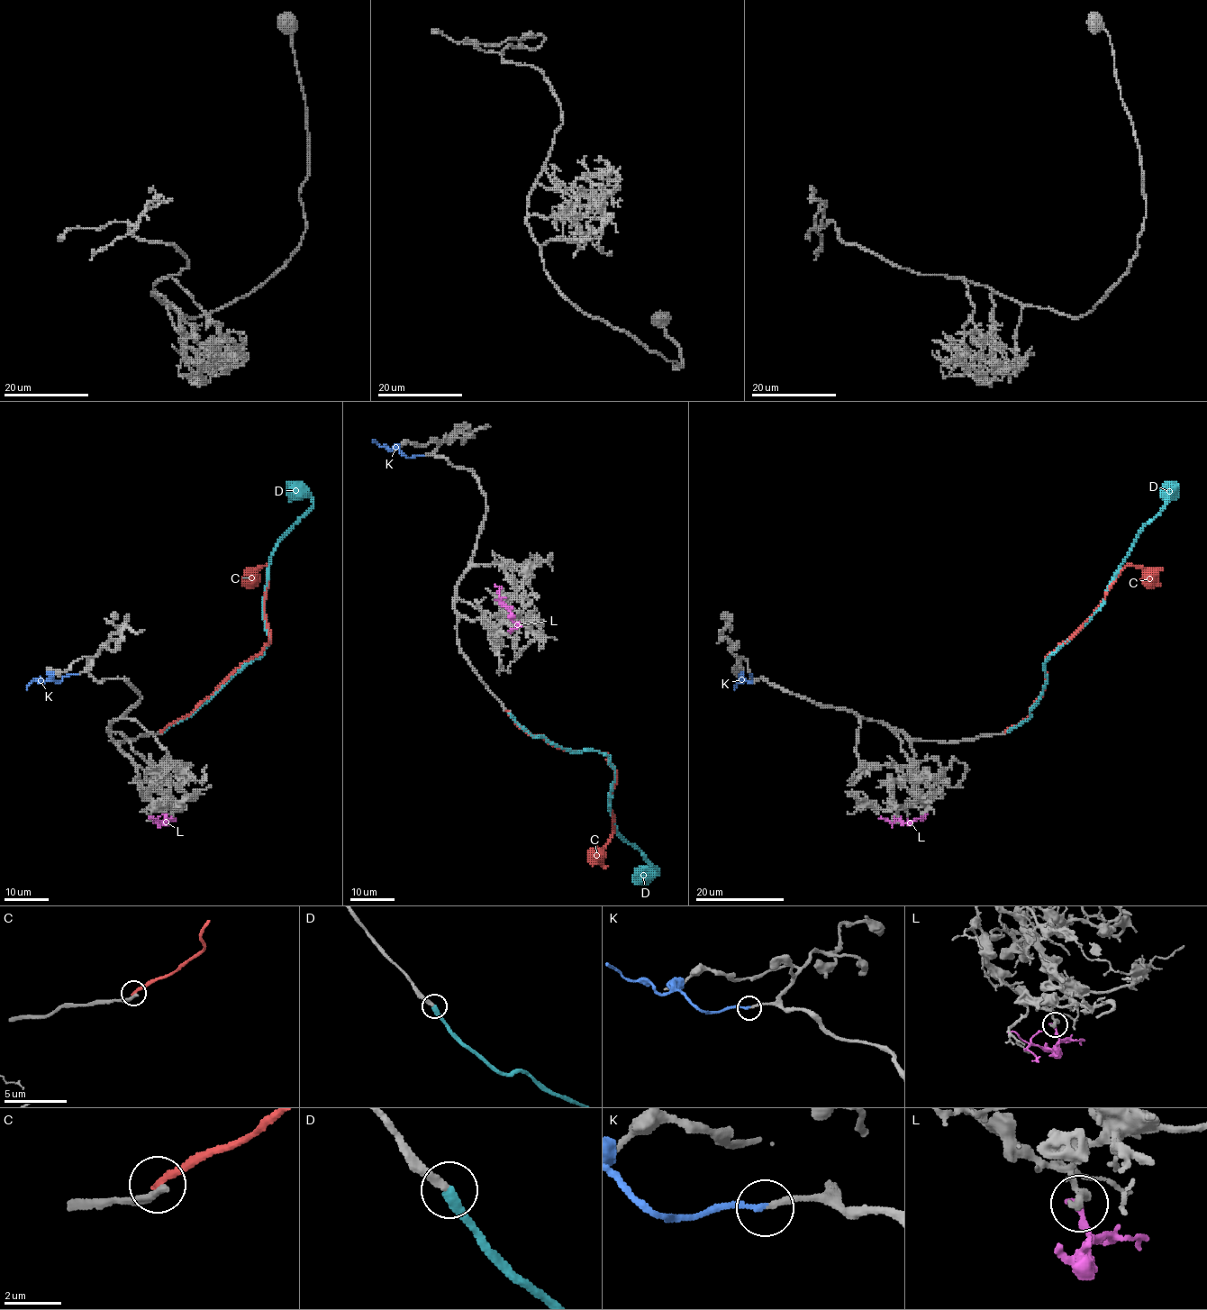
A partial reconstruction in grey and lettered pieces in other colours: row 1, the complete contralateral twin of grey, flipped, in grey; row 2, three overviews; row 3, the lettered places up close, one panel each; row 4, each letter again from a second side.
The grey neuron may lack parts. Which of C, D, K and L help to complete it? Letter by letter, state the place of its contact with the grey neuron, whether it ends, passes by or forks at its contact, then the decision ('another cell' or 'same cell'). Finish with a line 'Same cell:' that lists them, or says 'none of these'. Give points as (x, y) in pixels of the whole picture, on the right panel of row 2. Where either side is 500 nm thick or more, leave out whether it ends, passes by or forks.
C: meets grey at (1005, 731); it ends there; another cell
D: meets grey at (1007, 731); it ends there; same cell
K: meets grey at (750, 674); it ends there; same cell
L: meets grey at (926, 814); it ends there; another cell
Same cell: D, K

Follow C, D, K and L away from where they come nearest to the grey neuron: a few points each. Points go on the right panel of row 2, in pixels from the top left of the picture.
C: (1005, 732), (1030, 714), (1046, 681), (1048, 655), (1095, 611), (1124, 568), (1139, 566), (1157, 585)
D: (1006, 732), (1031, 714), (1047, 679), (1044, 662), (1099, 608), (1138, 531), (1165, 504), (1166, 484), (1173, 485)
K: (750, 674), (750, 683), (740, 679), (734, 689)
L: (926, 814), (920, 819), (905, 823), (891, 823), (879, 818)

